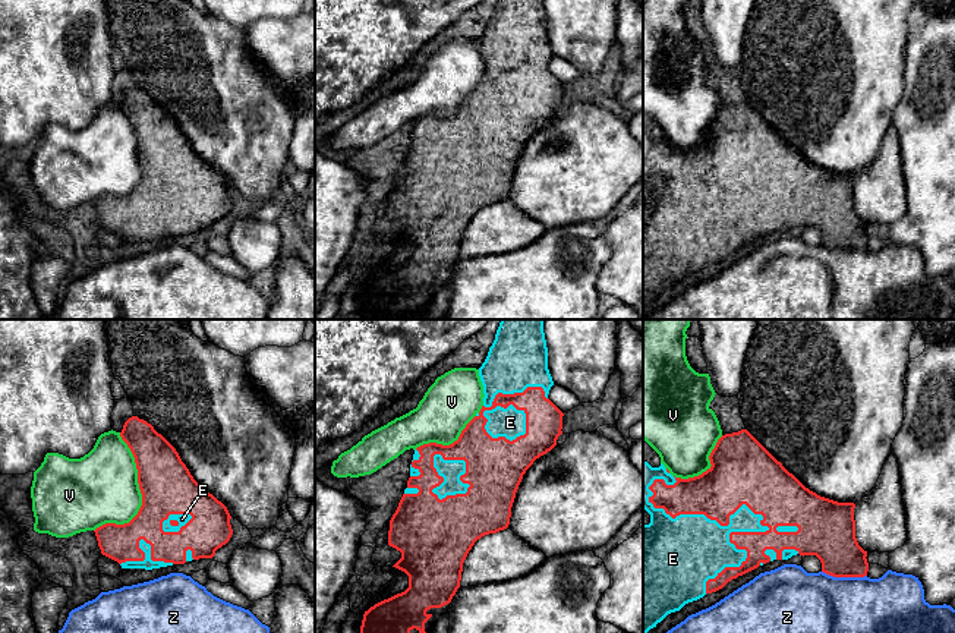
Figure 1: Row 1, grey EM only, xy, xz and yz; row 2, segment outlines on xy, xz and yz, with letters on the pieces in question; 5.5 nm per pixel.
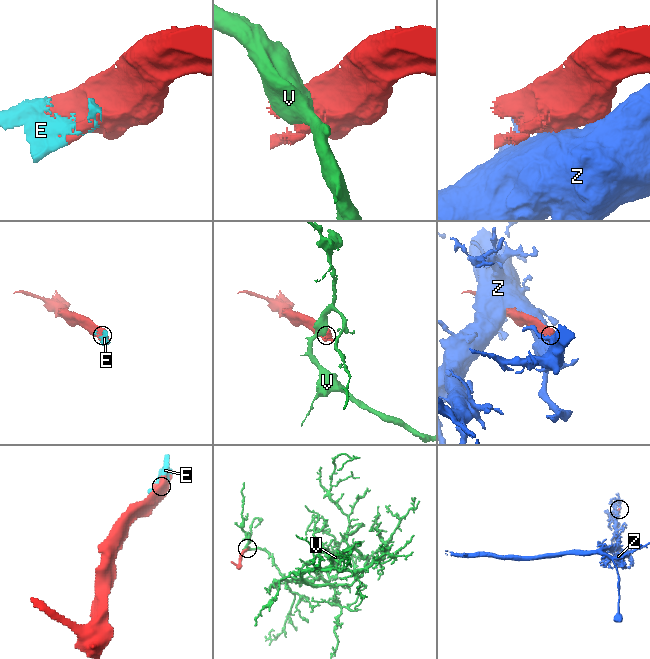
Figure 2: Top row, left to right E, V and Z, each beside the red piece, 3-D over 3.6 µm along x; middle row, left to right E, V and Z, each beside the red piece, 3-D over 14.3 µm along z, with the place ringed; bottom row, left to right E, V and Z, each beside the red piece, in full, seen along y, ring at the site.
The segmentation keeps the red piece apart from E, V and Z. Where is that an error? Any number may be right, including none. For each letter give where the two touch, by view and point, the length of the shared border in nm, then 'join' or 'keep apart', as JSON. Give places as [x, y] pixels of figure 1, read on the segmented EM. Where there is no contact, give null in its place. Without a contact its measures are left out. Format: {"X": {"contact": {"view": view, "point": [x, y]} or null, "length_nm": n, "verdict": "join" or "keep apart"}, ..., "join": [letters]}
{"E": {"contact": {"view": "yz", "point": [709, 517]}, "length_nm": 700, "verdict": "join"}, "V": {"contact": {"view": "xy", "point": [141, 493]}, "length_nm": 550, "verdict": "keep apart"}, "Z": {"contact": {"view": "yz", "point": [844, 576]}, "length_nm": 260, "verdict": "keep apart"}, "join": ["E"]}

